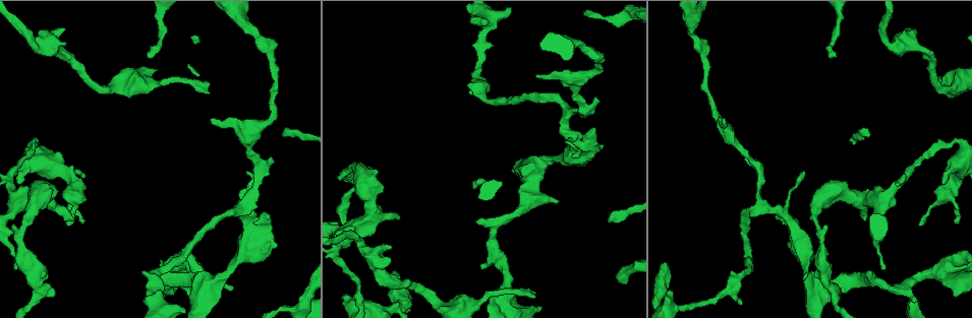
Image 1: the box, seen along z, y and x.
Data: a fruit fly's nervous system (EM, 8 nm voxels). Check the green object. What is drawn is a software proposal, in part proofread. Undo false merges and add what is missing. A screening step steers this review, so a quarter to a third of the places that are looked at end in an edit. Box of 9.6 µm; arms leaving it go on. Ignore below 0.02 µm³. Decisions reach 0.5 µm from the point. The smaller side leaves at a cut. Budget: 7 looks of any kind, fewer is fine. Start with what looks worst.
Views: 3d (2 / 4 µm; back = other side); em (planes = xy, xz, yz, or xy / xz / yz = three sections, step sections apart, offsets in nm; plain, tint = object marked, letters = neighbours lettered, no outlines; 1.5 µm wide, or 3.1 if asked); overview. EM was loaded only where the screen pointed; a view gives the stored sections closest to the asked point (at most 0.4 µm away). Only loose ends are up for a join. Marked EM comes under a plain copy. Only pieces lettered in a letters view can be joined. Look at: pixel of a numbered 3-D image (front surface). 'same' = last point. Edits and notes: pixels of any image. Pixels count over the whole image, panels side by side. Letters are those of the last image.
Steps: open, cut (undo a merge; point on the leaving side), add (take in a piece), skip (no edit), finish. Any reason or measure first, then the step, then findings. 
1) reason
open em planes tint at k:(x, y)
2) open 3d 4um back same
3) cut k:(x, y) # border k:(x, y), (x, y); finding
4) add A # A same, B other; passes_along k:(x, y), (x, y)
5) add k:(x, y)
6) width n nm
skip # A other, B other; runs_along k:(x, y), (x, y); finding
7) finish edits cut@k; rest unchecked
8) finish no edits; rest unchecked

branch stops here
open 3d 2um at 1:(210, 120)

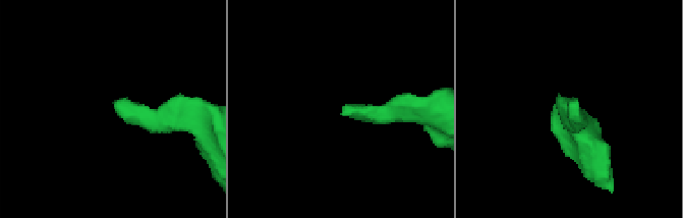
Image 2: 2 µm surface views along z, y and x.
shape alone is not enough
open em yz step 8 tint at 2:(577, 101)

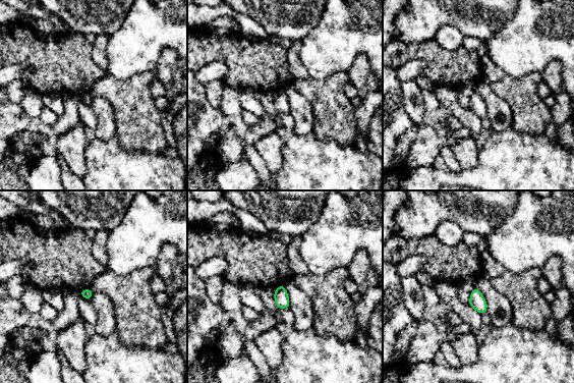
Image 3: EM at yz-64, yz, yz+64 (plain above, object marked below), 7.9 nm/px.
open em yz step 8 letters same

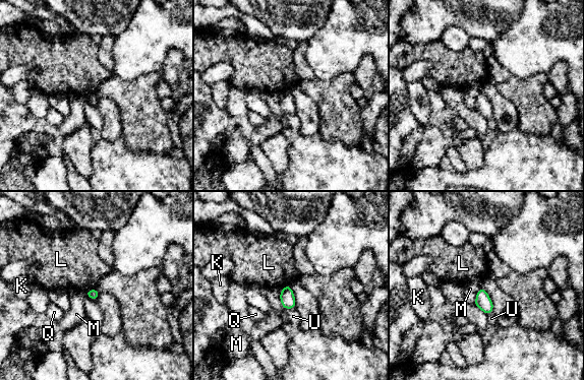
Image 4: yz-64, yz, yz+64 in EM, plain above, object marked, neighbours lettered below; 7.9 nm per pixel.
longest_contact M 170 nm
skip # K other, L other, M other, Q other, U other; none of them fits

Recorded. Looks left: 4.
open em xz step 4 tint at 1:(955, 141)

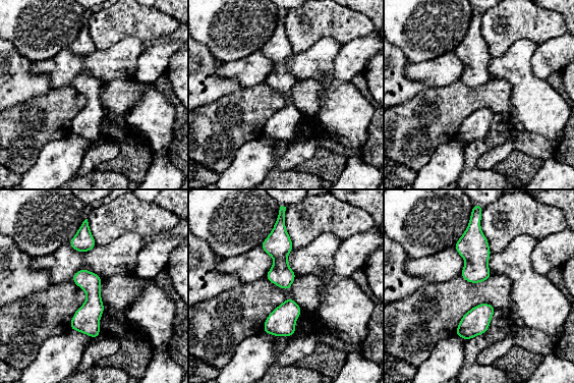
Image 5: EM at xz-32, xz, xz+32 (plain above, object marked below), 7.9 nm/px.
open em planes tint same

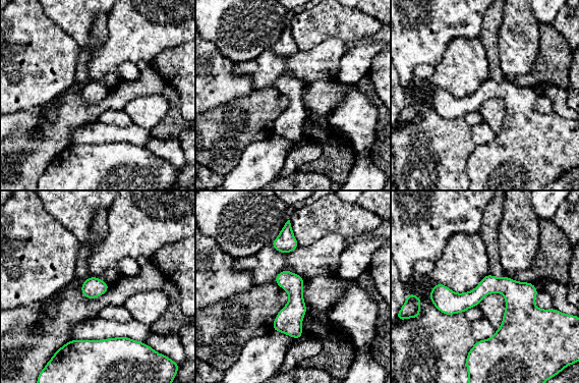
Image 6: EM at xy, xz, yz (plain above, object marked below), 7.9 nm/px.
open em planes letters same

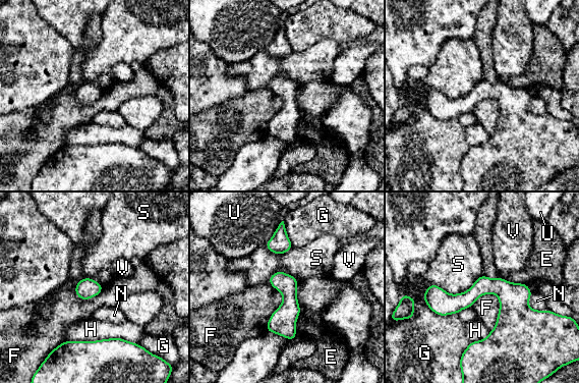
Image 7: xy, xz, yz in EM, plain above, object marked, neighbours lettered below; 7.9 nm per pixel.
skip # E other, F other, G other, H other, N other, S other, U other, V other; border 7:(493, 292), (499, 314), (489, 332); continuous, no second neuron

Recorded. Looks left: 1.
finish no edits; rest unchecked

